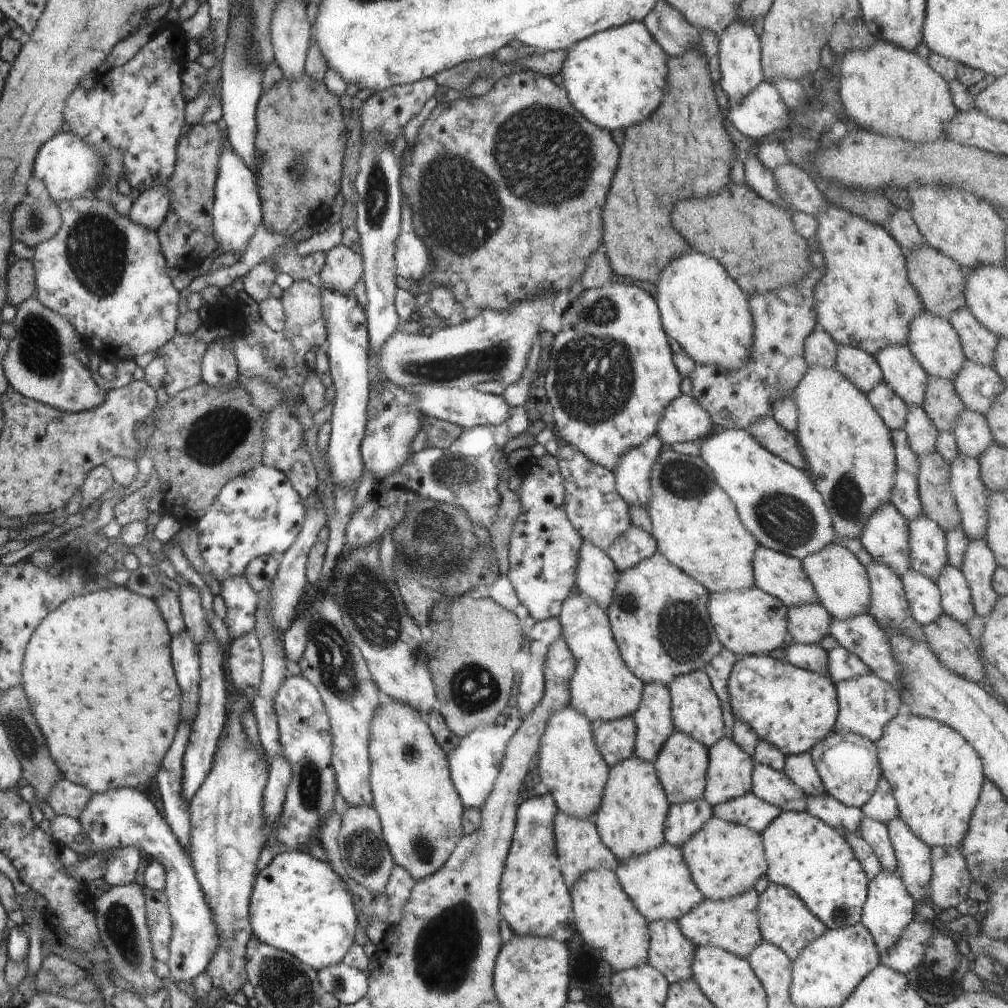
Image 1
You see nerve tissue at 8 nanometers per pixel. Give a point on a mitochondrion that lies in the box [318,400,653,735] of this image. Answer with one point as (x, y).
(371, 607)

